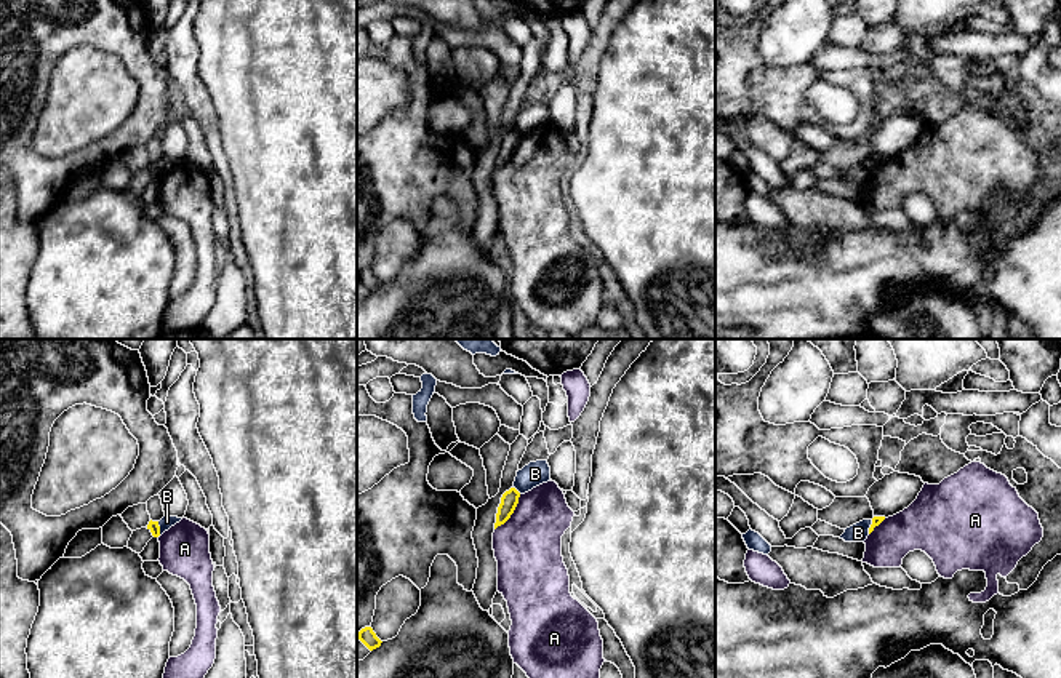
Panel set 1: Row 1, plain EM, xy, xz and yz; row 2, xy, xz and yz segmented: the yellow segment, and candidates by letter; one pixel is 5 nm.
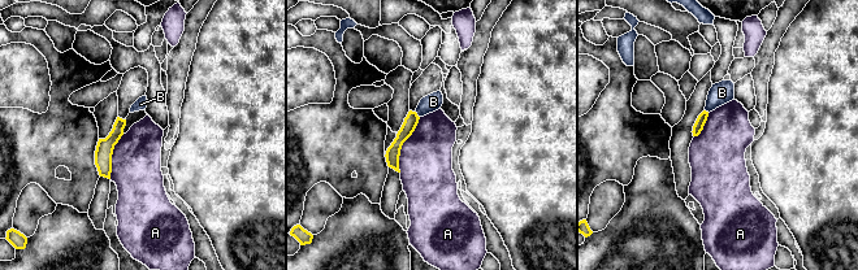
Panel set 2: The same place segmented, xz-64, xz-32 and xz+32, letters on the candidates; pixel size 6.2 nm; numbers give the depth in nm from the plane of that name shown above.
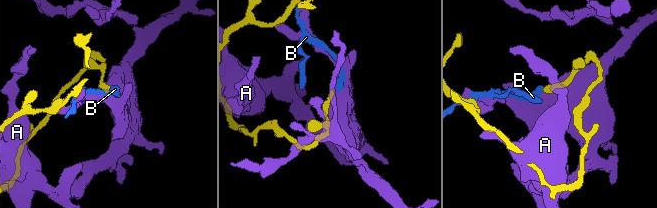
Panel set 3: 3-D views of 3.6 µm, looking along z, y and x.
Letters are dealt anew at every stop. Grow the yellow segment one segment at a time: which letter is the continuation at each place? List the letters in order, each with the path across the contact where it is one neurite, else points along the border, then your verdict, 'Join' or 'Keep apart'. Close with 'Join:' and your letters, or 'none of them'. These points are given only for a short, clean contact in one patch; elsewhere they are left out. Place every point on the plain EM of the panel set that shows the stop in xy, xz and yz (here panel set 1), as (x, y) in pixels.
A: Keep apart
B: Boundary: xy (157, 163), (159, 178). Keep apart
Join: none of them

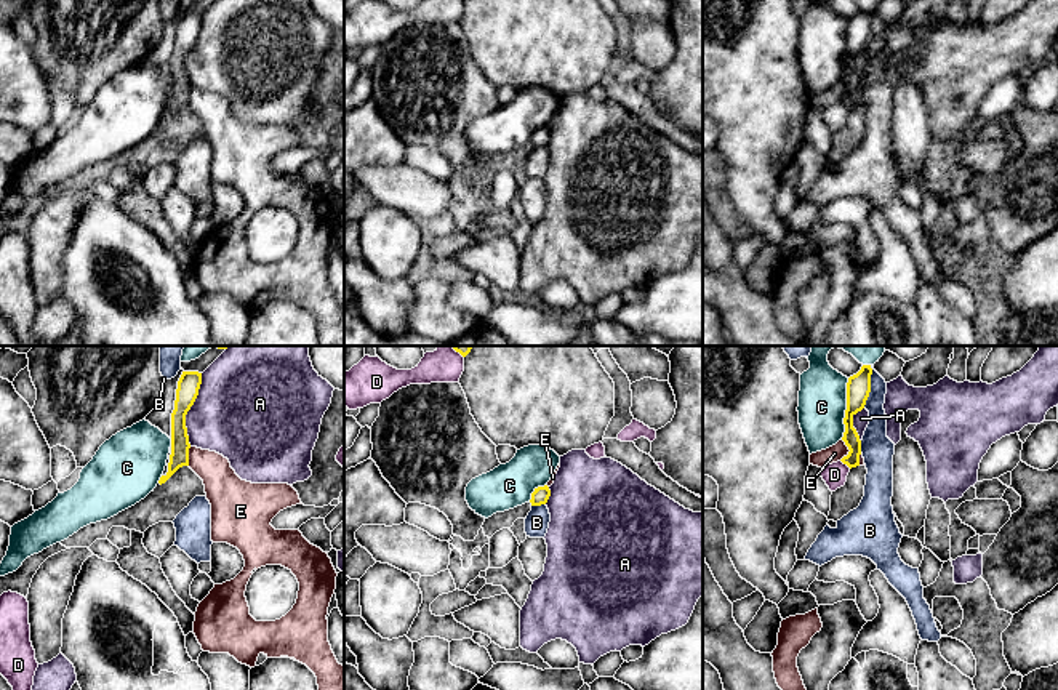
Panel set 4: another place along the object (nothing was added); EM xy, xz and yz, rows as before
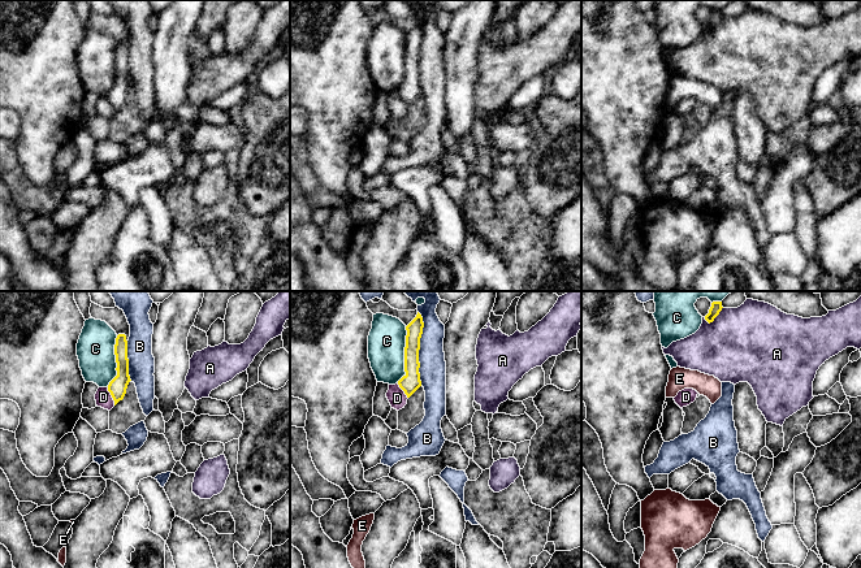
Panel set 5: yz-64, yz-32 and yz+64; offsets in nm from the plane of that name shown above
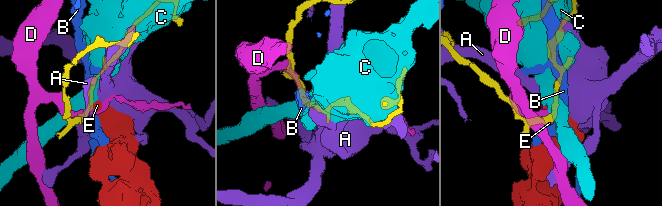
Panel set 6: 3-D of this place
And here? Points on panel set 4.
A: Keep apart
B: Boundary: yz (871, 7), (871, 32), (863, 48). Keep apart
C: Keep apart
D: Keep apart
E: Boundary: yz (842, 80), (849, 93), (839, 101). Keep apart
Join: none of them

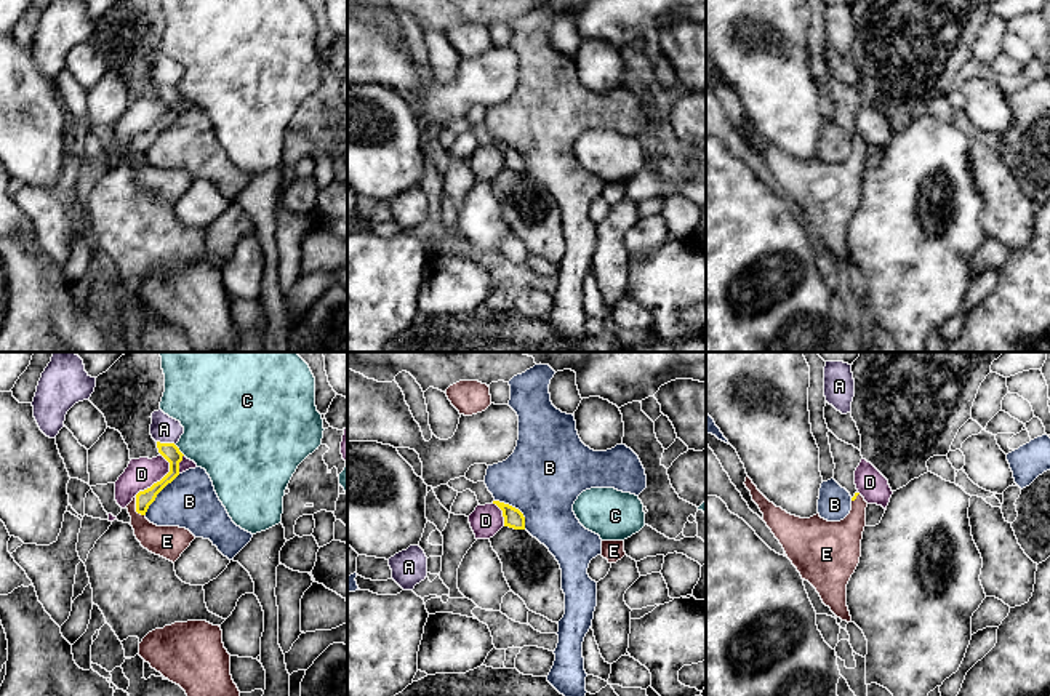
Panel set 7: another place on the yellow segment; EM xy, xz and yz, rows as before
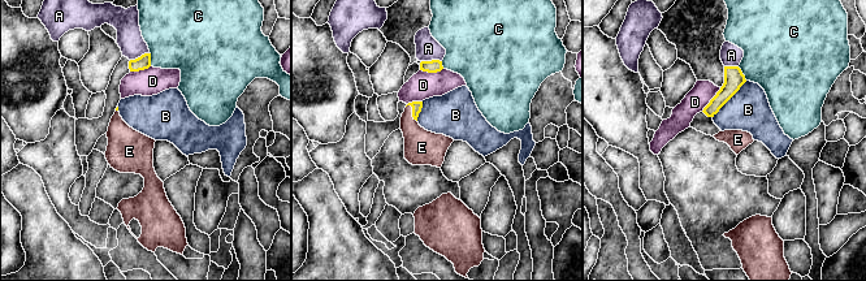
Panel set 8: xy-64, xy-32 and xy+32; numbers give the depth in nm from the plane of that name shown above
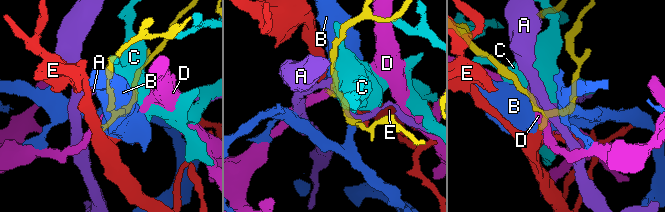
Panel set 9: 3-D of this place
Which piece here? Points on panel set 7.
A: Keep apart
B: Keep apart
C: Keep apart
D: Boundary: xy (160, 95), (168, 104), (168, 112), (135, 136). Keep apart
E: Path across: xy (144, 140), (136, 149), (138, 162), (167, 183). Join
Join: E

